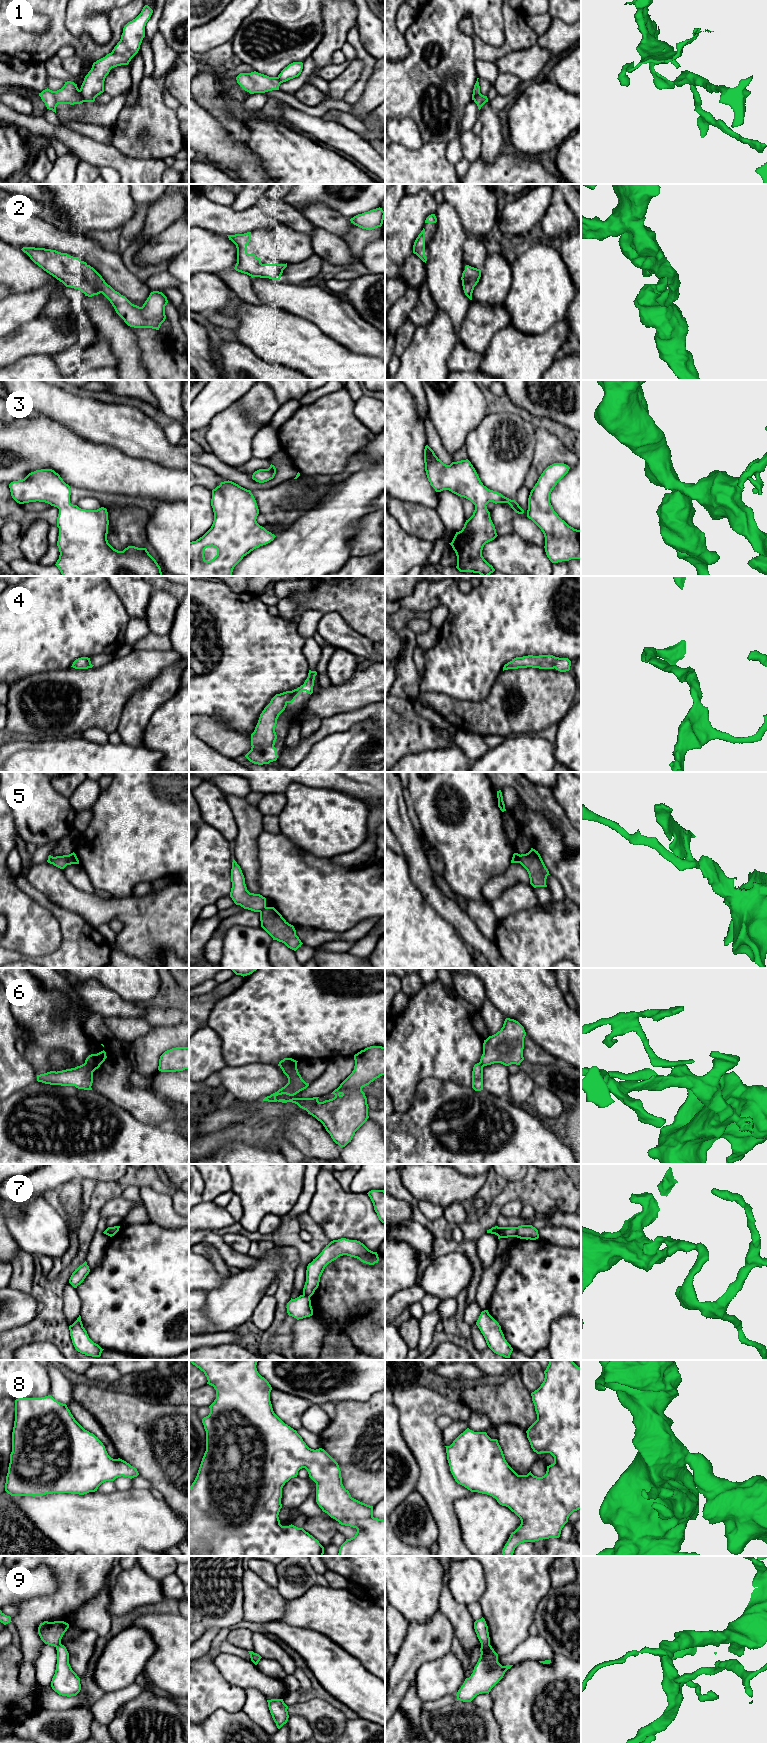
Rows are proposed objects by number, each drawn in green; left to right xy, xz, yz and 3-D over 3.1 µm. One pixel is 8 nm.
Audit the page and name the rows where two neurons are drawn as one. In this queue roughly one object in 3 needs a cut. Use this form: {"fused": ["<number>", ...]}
{"fused": ["1", "5", "6", "7", "9"]}

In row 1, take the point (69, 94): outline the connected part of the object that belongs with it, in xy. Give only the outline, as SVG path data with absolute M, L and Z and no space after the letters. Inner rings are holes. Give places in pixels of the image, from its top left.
M71 81L65 82L64 86L57 91L52 91L47 88L39 93L39 96L45 103L47 109L55 113L58 104L74 105L85 102L77 84Z

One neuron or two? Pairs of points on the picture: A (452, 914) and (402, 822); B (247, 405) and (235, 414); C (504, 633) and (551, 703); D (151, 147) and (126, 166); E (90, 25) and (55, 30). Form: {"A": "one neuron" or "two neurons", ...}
{"A": "one neuron", "B": "two neurons", "C": "two neurons", "D": "two neurons", "E": "two neurons"}

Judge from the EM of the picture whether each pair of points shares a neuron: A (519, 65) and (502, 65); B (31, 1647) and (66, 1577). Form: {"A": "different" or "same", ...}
{"A": "same", "B": "same"}

